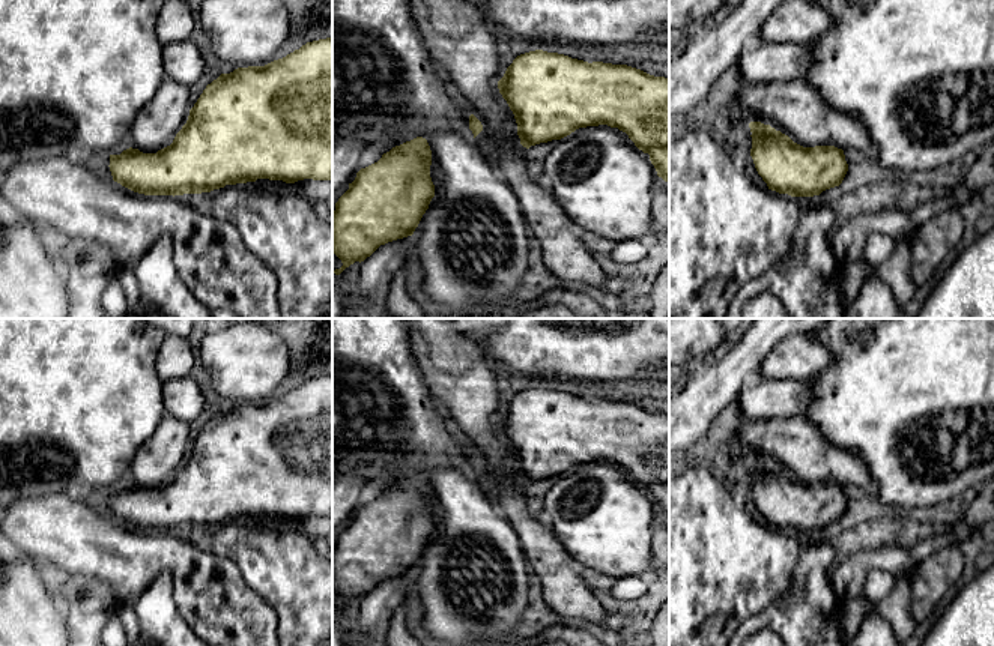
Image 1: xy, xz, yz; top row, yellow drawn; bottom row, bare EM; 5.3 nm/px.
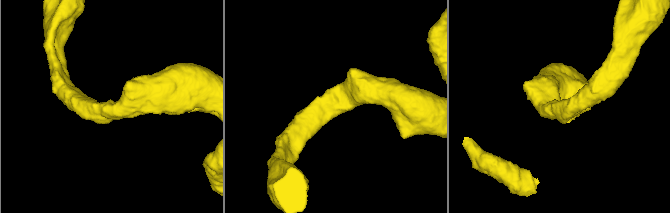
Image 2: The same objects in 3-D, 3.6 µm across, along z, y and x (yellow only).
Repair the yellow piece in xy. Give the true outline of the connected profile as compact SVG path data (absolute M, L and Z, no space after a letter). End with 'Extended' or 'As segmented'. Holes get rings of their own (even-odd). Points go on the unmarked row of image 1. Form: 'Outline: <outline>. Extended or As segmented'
Outline: M332 374L307 379L265 403L238 404L206 422L173 479L156 490L126 485L110 491L113 517L144 532L202 530L257 515L295 520L332 517Z. As segmented

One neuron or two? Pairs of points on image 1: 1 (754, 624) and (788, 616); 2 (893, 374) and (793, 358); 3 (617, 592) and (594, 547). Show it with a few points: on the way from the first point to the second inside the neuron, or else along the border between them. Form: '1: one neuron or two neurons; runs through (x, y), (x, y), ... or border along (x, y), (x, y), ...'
1: one neuron; runs through (763, 621), (779, 618)
2: two neurons; border along (811, 335), (830, 352), (832, 364), (808, 380)
3: two neurons; border along (642, 577), (623, 576), (615, 579)

